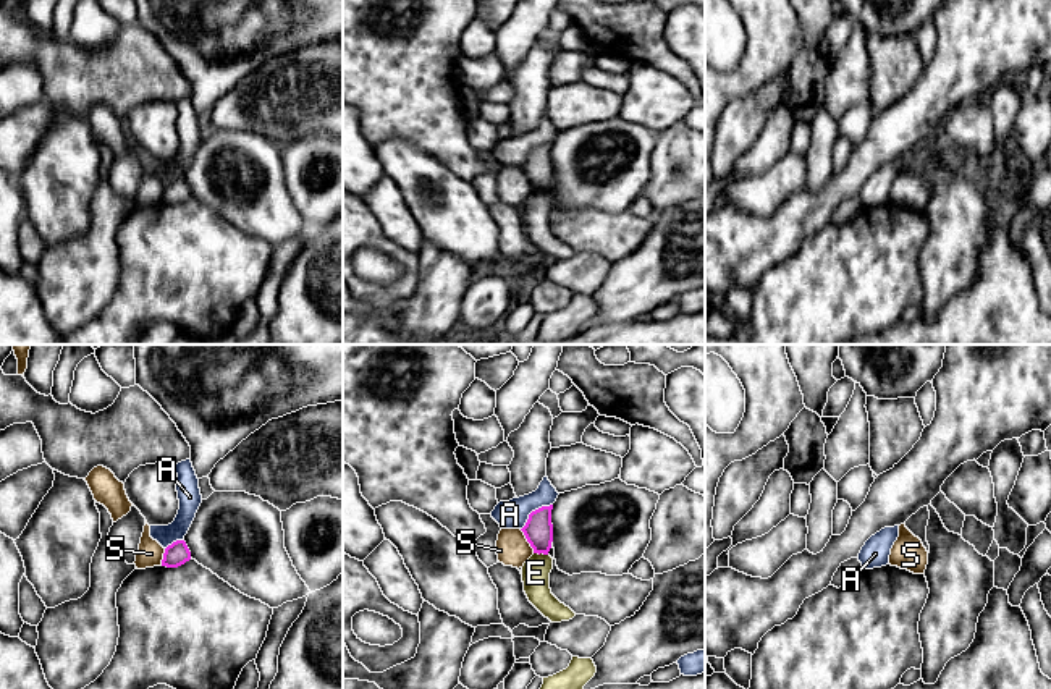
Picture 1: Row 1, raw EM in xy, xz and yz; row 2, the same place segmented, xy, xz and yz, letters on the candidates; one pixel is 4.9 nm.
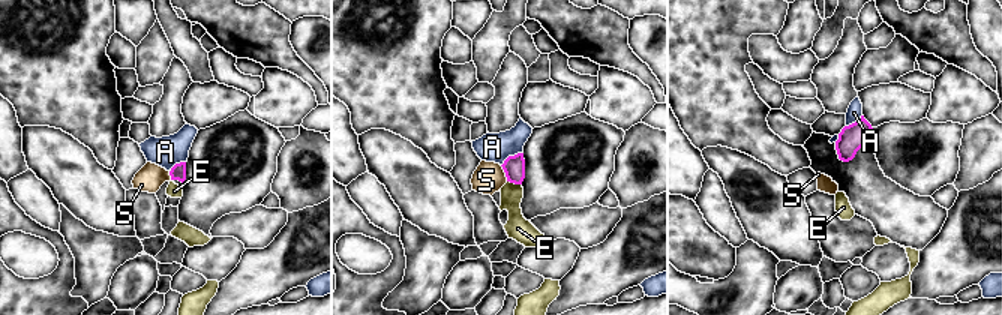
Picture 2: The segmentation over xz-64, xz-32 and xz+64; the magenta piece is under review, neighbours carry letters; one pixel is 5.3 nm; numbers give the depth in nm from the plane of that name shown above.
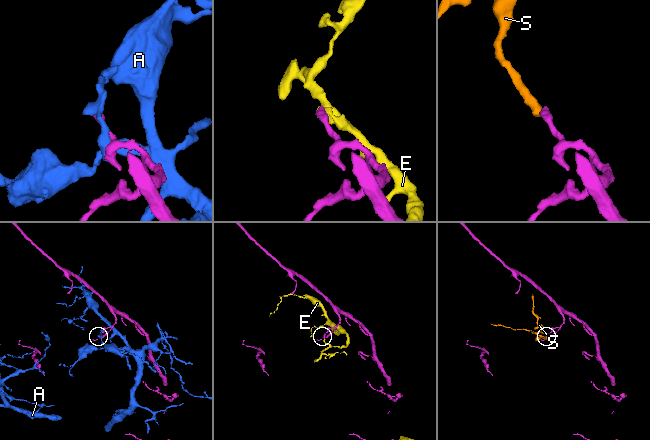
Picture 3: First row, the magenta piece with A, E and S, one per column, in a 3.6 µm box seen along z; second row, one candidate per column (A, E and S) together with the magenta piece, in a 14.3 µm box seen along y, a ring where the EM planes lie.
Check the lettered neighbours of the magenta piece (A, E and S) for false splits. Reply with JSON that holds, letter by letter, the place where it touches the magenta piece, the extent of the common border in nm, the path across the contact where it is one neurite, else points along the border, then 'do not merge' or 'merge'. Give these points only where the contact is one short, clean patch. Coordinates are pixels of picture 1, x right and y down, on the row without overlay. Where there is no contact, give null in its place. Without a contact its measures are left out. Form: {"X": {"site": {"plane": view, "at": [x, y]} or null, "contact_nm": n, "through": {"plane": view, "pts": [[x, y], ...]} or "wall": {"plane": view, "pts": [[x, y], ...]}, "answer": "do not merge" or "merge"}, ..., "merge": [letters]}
{"A": {"site": {"plane": "xz", "at": [532, 149]}, "contact_nm": 200, "answer": "do not merge"}, "E": {"site": {"plane": "xz", "at": [540, 190]}, "contact_nm": 70, "wall": {"plane": "xz", "pts": [[534, 190], [547, 193]]}, "answer": "do not merge"}, "S": {"site": {"plane": "xz", "at": [527, 178]}, "contact_nm": 140, "wall": {"plane": "xz", "pts": [[519, 167], [534, 190]]}, "answer": "do not merge"}, "merge": []}

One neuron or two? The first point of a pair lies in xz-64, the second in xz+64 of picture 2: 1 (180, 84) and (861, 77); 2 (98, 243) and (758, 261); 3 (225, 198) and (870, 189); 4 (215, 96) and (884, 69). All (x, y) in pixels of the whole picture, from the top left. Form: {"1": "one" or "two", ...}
{"1": "two", "2": "one", "3": "two", "4": "two"}

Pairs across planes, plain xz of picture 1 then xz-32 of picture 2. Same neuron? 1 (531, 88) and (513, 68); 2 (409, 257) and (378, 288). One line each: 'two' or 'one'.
1: one
2: one

